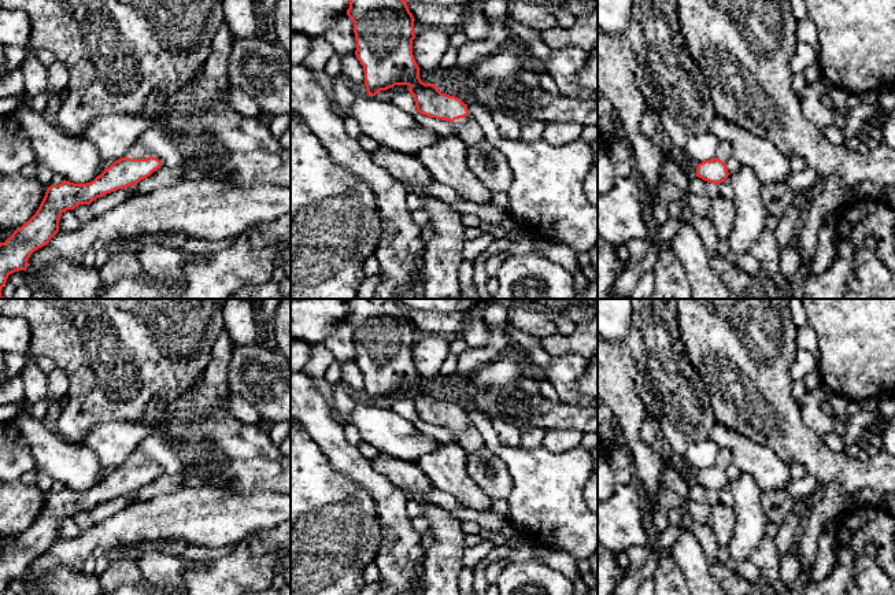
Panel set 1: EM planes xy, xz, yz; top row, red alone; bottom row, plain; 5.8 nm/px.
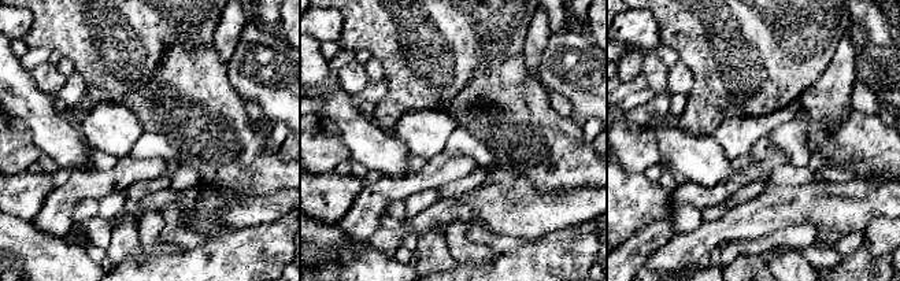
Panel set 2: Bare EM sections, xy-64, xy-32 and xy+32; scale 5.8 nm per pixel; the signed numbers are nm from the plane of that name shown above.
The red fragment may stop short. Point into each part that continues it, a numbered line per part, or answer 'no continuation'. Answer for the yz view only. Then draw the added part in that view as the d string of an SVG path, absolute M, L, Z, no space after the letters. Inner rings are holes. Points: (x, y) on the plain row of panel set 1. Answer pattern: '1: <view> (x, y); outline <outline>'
1: yz (722, 459); outline M721 450L717 455L715 465L725 469L729 463L732 463L731 452L728 450Z

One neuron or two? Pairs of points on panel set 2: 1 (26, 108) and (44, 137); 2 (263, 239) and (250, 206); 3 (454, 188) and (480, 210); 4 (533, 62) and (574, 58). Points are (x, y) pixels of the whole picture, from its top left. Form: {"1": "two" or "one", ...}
{"1": "one", "2": "two", "3": "two", "4": "two"}

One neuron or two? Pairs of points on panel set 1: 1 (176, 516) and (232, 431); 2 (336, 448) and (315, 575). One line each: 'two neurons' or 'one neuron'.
1: two neurons
2: two neurons

